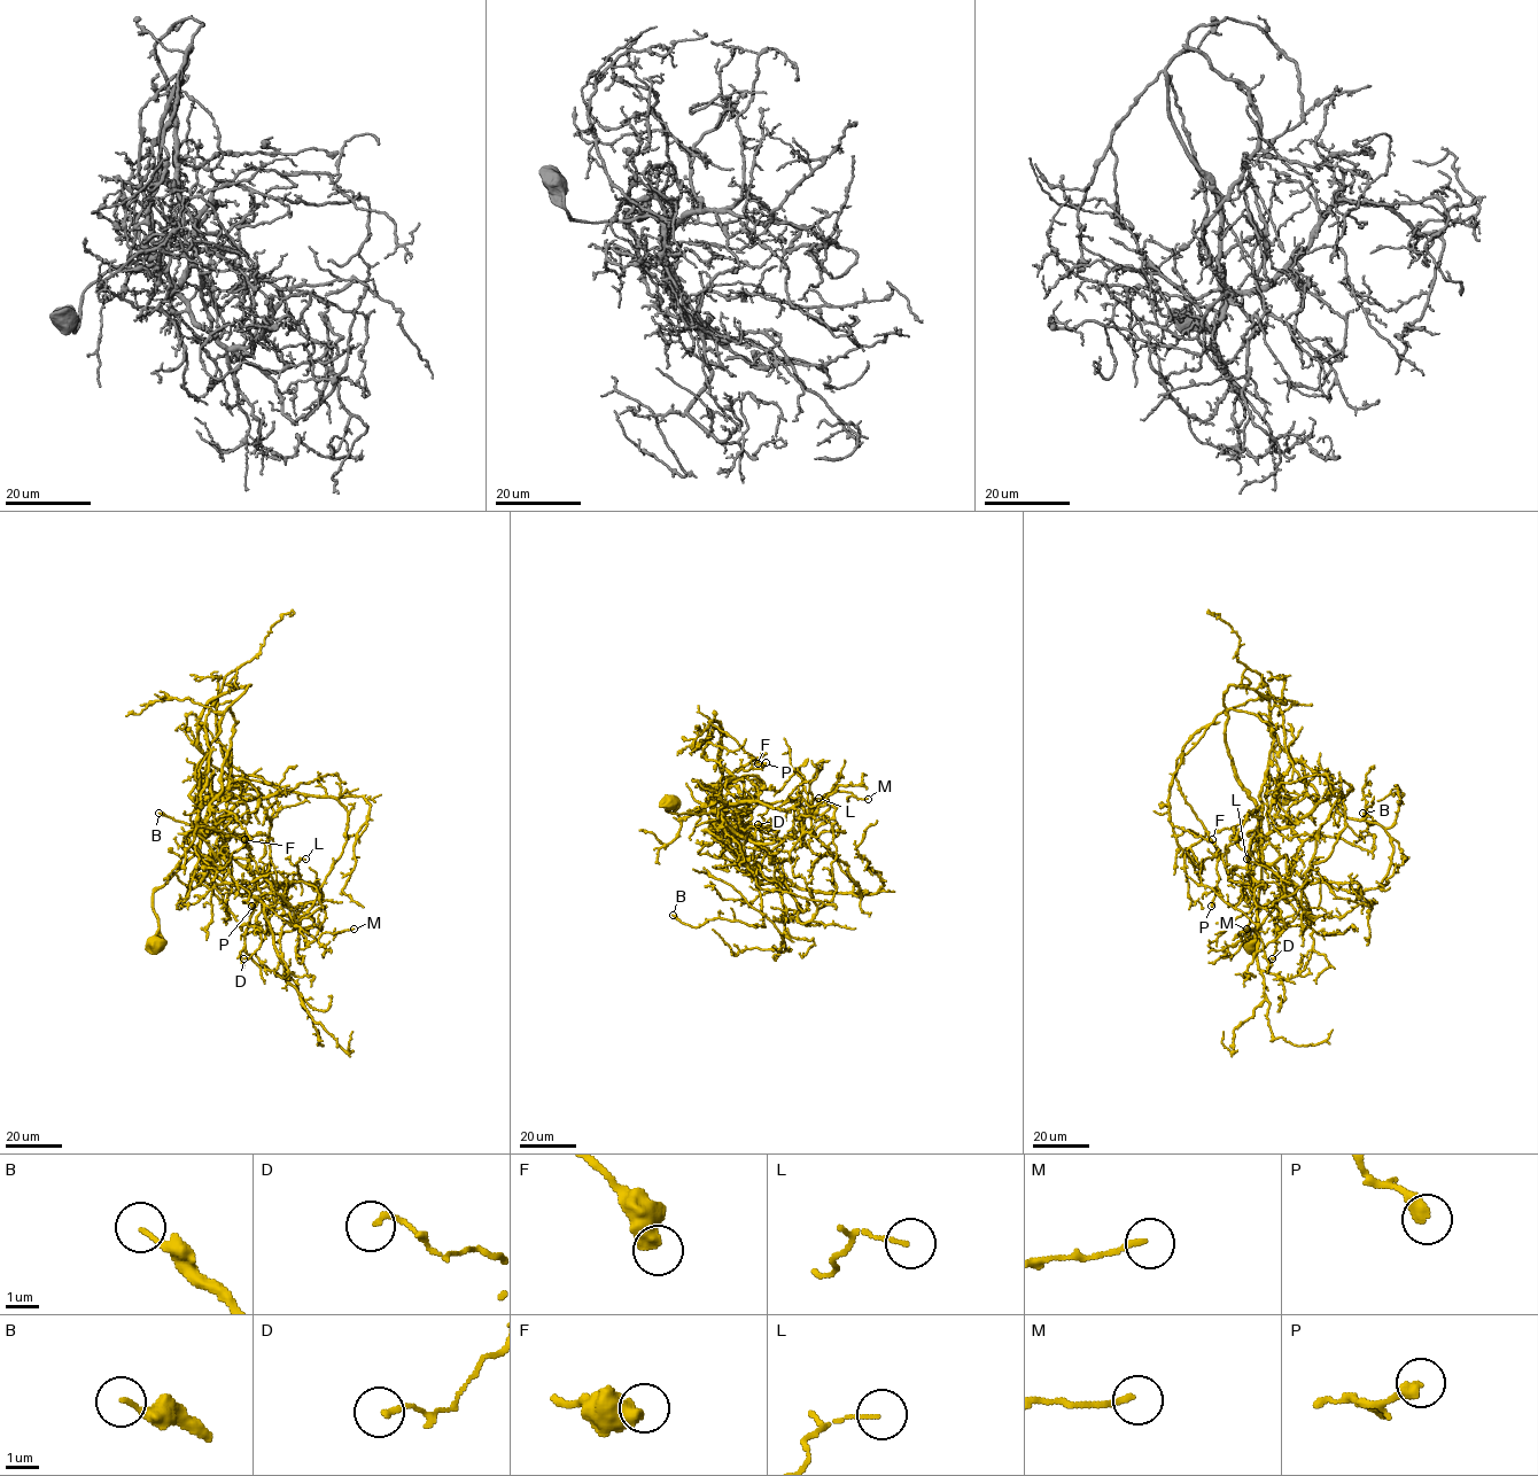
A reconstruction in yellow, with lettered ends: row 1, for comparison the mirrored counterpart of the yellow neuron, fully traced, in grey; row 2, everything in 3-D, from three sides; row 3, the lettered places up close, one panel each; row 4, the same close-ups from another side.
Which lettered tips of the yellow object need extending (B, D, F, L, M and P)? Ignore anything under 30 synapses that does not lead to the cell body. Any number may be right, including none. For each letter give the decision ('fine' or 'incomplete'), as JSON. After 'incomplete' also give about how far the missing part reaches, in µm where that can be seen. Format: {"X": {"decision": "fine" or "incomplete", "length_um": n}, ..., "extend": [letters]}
{"B": {"decision": "fine"}, "D": {"decision": "fine"}, "F": {"decision": "fine"}, "L": {"decision": "fine"}, "M": {"decision": "fine"}, "P": {"decision": "fine"}, "extend": []}

